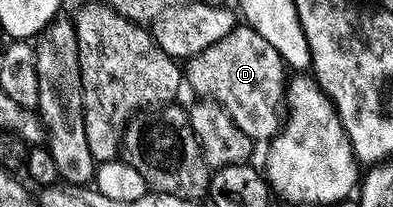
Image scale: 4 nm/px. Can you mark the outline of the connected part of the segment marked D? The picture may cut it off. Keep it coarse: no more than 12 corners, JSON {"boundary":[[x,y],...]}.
{"boundary":[[238,25],[184,64],[254,141],[286,114],[275,45]]}

